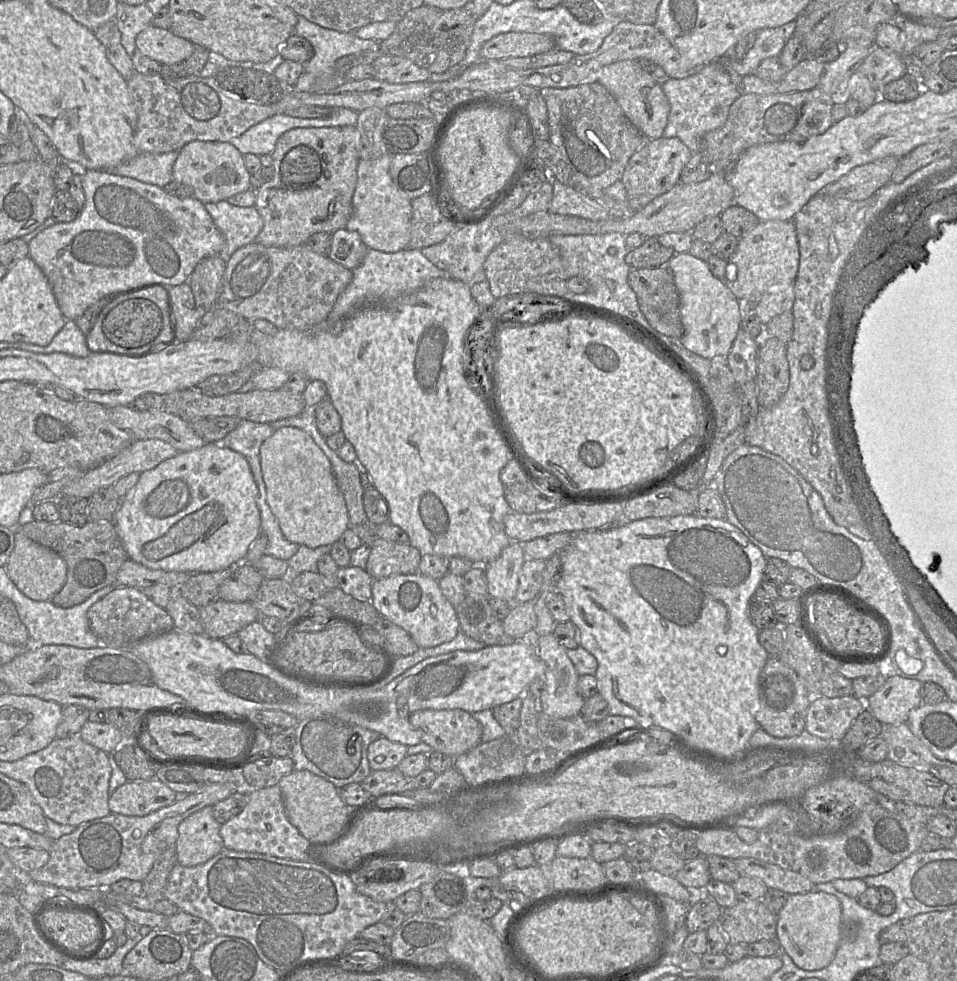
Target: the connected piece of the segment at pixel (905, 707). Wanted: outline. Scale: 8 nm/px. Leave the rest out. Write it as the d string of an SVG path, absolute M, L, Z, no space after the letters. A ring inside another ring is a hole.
M898 675L891 676L886 679L877 692L868 698L869 710L884 726L905 723L910 712L923 703L922 686L923 683L915 679L904 678Z

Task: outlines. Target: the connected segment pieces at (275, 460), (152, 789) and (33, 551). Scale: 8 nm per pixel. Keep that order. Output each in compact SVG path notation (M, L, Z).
M285 426L274 431L260 446L260 466L266 487L266 500L278 521L284 537L309 548L331 546L349 528L349 515L342 492L333 475L332 466L311 436L303 430Z
M157 778L127 781L109 797L111 813L125 816L146 816L177 801L176 792Z
M16 531L14 549L5 569L17 589L35 601L51 601L63 588L67 578L67 565L55 551L35 543Z

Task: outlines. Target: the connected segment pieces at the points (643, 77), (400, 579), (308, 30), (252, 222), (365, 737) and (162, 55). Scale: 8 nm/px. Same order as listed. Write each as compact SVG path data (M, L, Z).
M618 61L603 67L598 83L603 85L615 98L626 118L647 140L663 136L668 122L670 103L662 86L651 73L644 71L639 66L638 61Z
M419 572L392 575L374 579L371 591L371 603L380 615L408 632L419 648L432 648L450 642L460 630L455 608L433 578Z
M298 15L298 21L294 29L294 34L304 37L311 43L314 49L313 57L303 64L305 72L317 77L315 85L313 85L308 92L326 92L345 83L346 74L345 72L338 72L337 60L349 54L373 49L380 42L373 39L362 39L352 32L340 32L324 28L300 15Z
M224 200L216 203L206 203L204 207L225 239L224 248L219 253L225 263L236 250L254 242L263 228L263 220L254 206L239 207L231 205Z
M318 715L298 721L295 729L295 745L290 755L294 771L308 770L331 782L337 789L350 783L361 783L370 773L367 758L369 745L383 737L374 730L348 724L332 715Z
M154 25L143 29L137 35L135 44L143 55L162 65L185 62L196 48L191 41Z

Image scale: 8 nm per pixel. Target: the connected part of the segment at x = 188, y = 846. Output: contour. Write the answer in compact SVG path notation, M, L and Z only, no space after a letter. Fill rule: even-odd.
M212 806L184 819L178 826L175 843L177 863L185 867L197 866L219 854L225 848L220 827L213 816Z

